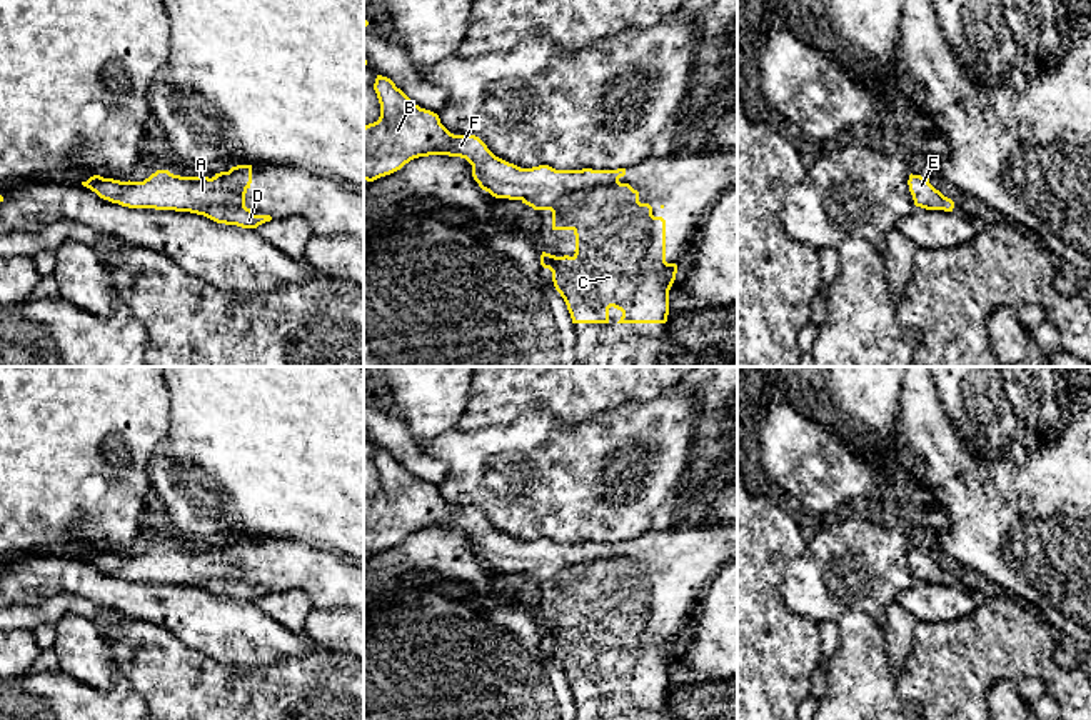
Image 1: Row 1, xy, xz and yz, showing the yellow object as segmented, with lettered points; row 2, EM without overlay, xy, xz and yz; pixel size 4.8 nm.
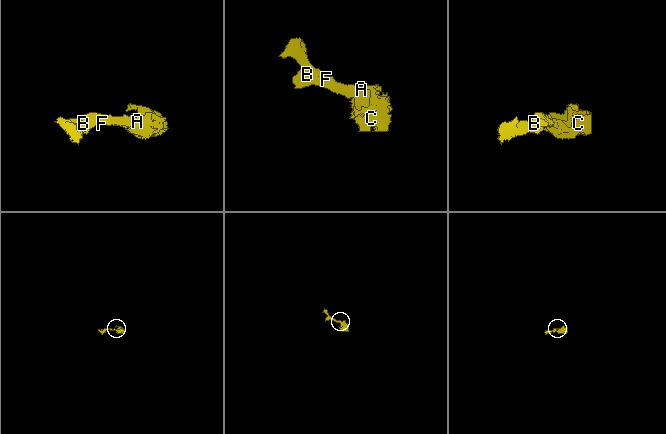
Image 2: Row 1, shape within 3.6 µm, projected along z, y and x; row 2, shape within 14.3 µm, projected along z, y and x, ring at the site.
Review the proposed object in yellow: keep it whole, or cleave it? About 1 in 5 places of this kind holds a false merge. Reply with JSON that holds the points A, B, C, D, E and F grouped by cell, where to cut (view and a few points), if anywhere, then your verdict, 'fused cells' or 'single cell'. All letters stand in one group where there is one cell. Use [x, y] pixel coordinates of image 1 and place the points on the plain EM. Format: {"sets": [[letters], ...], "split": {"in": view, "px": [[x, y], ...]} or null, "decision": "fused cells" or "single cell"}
{"sets": [["A", "B", "C", "D", "E", "F"]], "split": null, "decision": "single cell"}

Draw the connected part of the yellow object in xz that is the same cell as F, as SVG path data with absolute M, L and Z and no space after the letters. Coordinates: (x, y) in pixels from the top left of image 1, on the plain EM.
M377 448L374 463L380 477L377 495L364 500L364 553L374 555L400 543L419 530L449 528L465 532L472 538L472 550L479 560L495 572L520 573L534 583L552 585L552 603L572 603L576 608L576 627L556 630L542 625L540 638L552 645L556 663L564 672L572 697L609 697L609 682L622 685L617 697L666 697L669 688L669 663L676 653L677 638L666 635L666 593L652 588L649 577L639 575L639 565L629 557L621 557L626 542L617 543L556 543L549 538L520 542L495 530L475 508L454 508L437 487L415 478L395 457Z

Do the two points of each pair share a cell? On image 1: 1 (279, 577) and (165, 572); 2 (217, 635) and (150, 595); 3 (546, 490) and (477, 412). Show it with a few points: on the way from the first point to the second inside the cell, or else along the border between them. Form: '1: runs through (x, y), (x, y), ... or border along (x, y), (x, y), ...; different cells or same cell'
1: runs through (251, 567), (241, 557), (221, 567), (194, 567); same cell
2: runs through (201, 620), (167, 605); same cell
3: border along (526, 412), (507, 422), (474, 430), (457, 429); different cells

